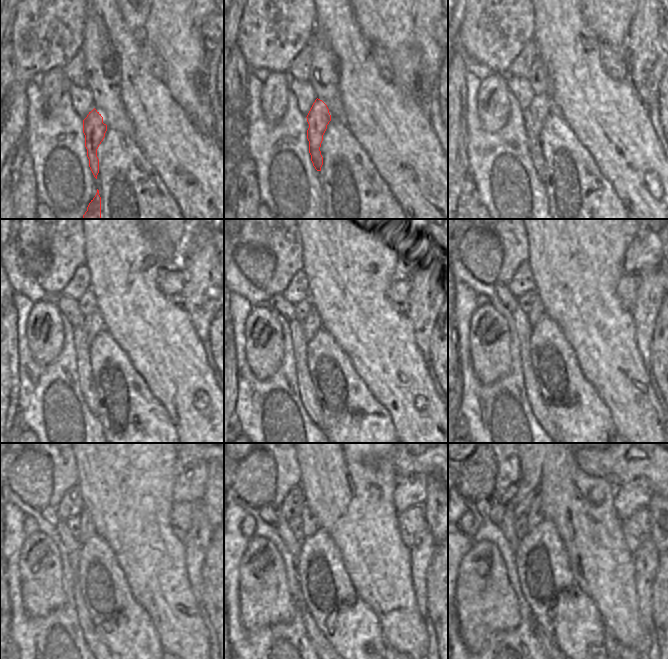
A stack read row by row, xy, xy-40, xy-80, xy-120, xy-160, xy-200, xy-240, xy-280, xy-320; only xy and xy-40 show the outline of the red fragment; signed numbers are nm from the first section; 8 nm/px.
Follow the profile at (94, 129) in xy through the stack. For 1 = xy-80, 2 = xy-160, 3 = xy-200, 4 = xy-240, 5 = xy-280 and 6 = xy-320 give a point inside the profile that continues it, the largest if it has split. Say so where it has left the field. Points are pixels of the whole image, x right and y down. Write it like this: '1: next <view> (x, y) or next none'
1: next xy-80 (542, 105)
2: next xy-160 (312, 323)
3: next xy-200 (537, 312)
4: next xy-240 (87, 526)
5: next xy-280 (310, 522)
6: next xy-320 (528, 507)

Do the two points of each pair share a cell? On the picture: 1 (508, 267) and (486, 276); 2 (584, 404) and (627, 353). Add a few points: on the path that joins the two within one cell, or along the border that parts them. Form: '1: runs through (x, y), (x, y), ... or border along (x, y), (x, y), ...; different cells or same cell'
1: border along (502, 248), (501, 268), (495, 282); different cells
2: border along (582, 371), (582, 374), (609, 410); different cells

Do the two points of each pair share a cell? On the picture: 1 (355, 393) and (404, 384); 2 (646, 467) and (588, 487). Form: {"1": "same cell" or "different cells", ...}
{"1": "different cells", "2": "different cells"}

